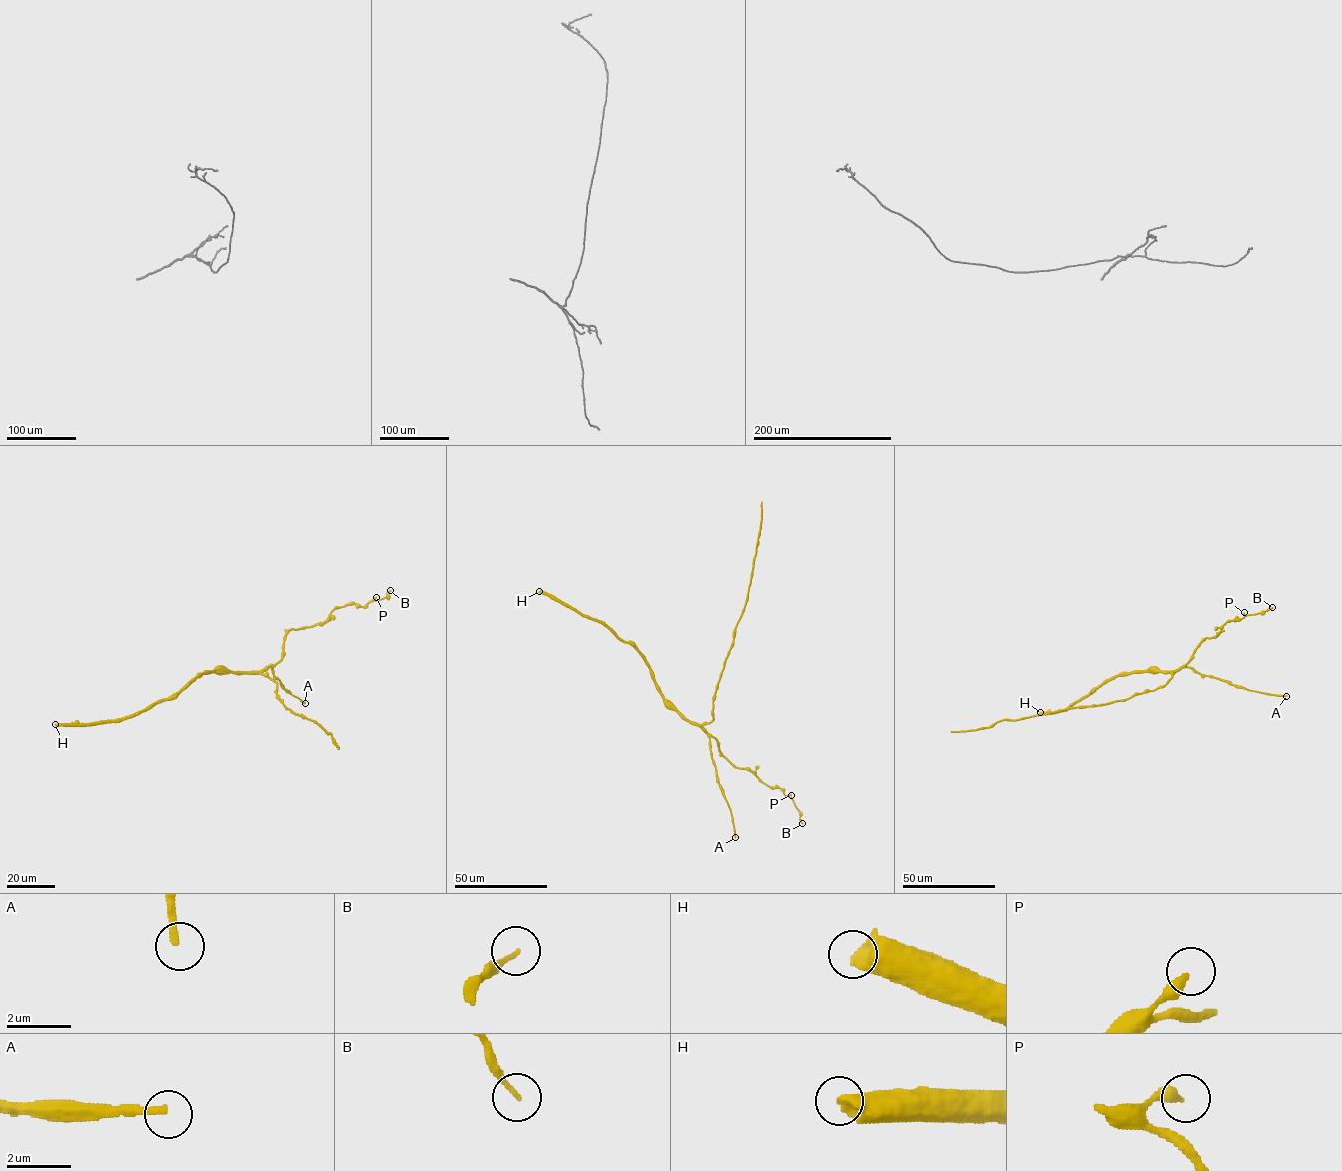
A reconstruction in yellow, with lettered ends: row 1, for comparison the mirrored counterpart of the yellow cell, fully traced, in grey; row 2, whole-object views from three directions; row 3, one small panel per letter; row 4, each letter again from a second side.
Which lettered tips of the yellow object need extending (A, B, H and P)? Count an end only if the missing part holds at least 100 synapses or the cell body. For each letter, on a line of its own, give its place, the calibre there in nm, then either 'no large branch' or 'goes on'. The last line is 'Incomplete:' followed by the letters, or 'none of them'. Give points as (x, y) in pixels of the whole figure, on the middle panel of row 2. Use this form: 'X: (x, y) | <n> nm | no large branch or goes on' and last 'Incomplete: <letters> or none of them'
A: (735, 837) | 220 nm | goes on
B: (802, 823) | 160 nm | no large branch
H: (539, 591) | 600 nm | no large branch
P: (791, 795) | 340 nm | no large branch
Incomplete: A

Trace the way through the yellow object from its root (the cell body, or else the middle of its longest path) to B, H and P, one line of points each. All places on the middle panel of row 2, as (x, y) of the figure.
B: (669, 705), (713, 736), (719, 751), (732, 764), (751, 770), (763, 783), (789, 796), (802, 823)
H: (669, 705), (648, 663), (633, 646), (621, 641), (601, 623), (539, 591)
P: (669, 705), (713, 736), (719, 751), (732, 764), (751, 770), (767, 785), (791, 795)

